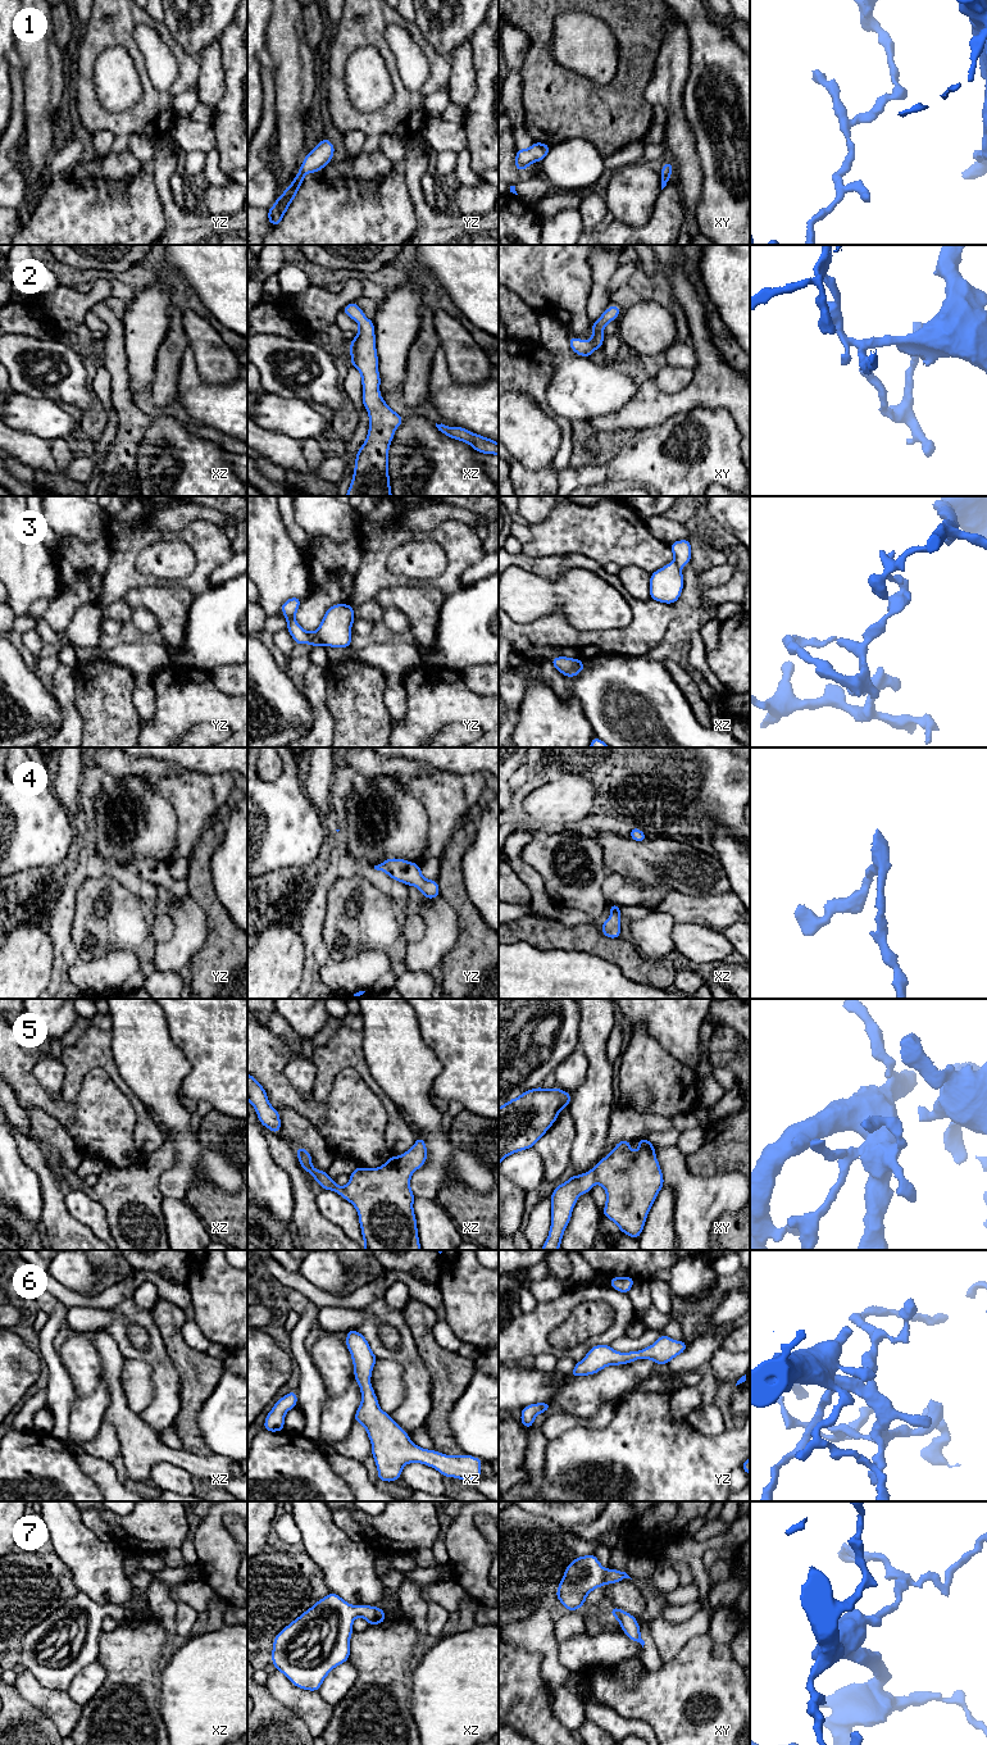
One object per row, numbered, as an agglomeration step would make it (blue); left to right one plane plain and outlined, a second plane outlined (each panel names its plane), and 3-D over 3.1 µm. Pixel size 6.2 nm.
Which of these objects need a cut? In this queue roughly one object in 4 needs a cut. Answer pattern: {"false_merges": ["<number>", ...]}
{"false_merges": ["3"]}

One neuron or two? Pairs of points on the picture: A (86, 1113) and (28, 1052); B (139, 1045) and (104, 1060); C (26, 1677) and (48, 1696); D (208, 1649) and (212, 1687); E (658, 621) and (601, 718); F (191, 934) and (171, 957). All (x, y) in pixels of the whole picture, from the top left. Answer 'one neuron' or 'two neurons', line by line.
A: one neuron
B: two neurons
C: one neuron
D: one neuron
E: two neurons
F: one neuron

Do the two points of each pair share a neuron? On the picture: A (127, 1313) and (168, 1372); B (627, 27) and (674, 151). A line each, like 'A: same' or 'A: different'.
A: same
B: different

